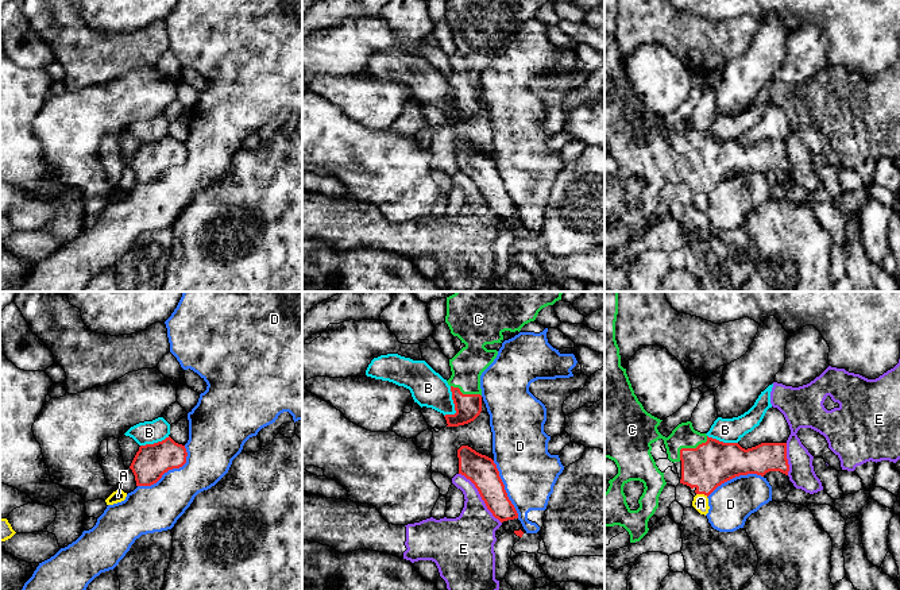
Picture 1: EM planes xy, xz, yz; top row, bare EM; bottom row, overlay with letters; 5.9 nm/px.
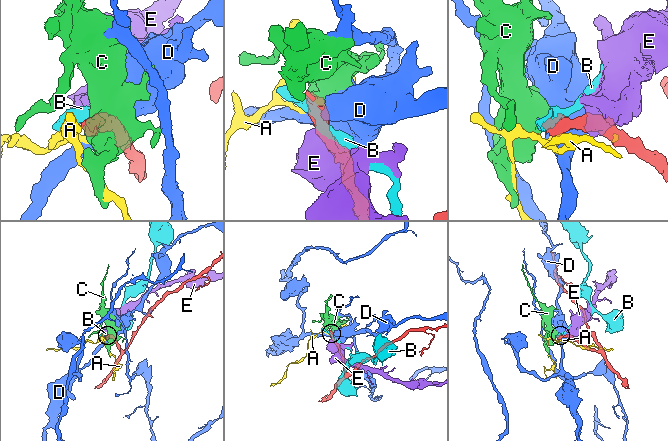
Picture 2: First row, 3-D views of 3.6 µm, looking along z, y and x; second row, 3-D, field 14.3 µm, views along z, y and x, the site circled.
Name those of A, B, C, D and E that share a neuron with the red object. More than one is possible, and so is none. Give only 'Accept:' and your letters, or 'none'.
Accept: C

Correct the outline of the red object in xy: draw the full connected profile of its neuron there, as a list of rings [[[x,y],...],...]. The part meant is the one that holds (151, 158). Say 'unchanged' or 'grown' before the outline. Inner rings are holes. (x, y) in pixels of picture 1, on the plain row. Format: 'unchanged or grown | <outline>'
unchanged | [[[170,134],[154,142],[140,143],[130,163],[136,184],[157,181],[169,167],[182,165],[186,154],[185,143],[175,140]]]

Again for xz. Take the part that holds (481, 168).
unchanged | [[[461,143],[457,147],[457,155],[459,171],[475,182],[493,213],[501,220],[518,216],[494,158],[468,143]]]

